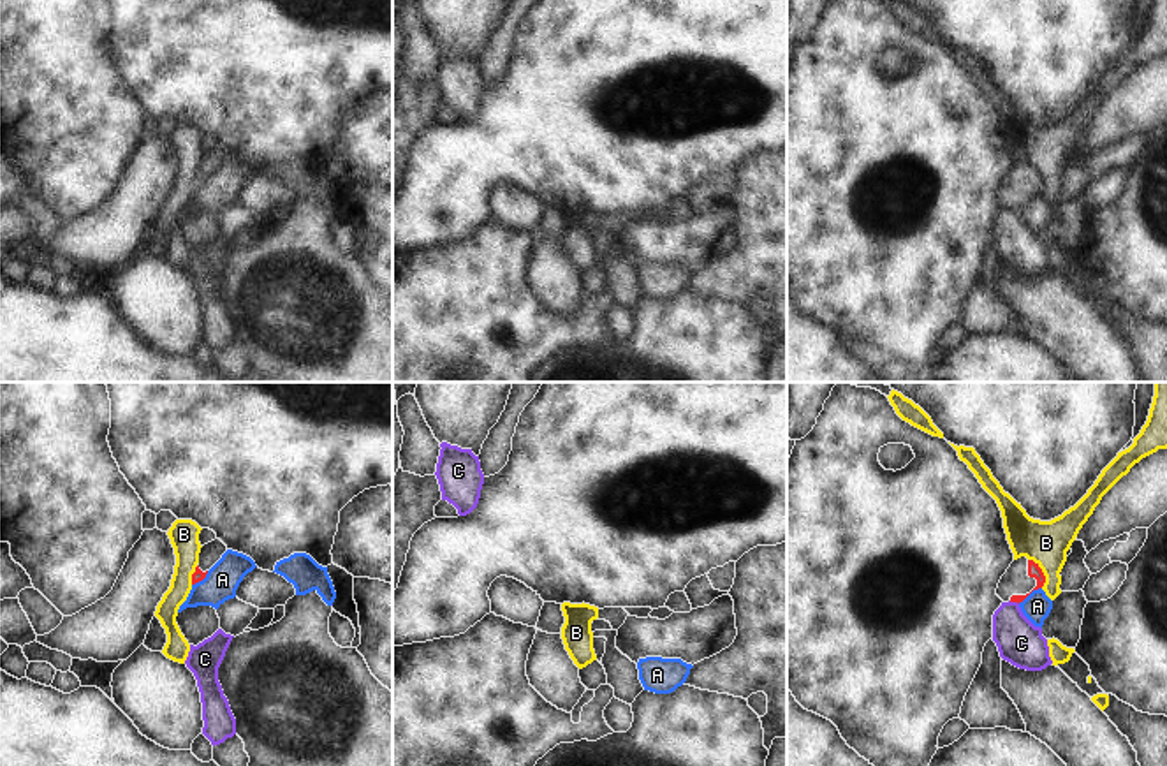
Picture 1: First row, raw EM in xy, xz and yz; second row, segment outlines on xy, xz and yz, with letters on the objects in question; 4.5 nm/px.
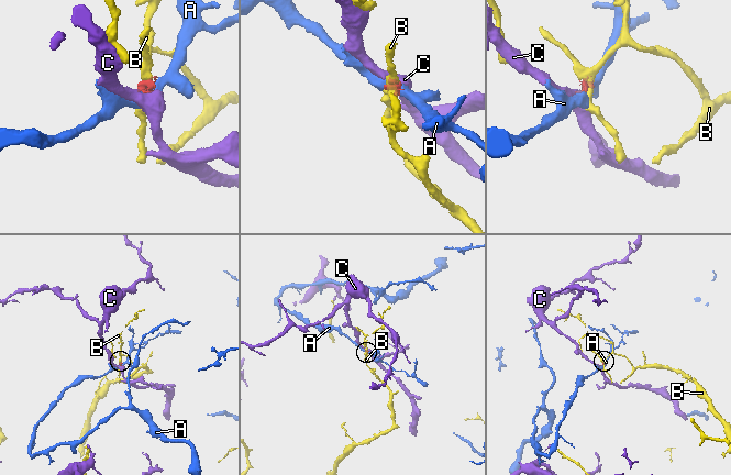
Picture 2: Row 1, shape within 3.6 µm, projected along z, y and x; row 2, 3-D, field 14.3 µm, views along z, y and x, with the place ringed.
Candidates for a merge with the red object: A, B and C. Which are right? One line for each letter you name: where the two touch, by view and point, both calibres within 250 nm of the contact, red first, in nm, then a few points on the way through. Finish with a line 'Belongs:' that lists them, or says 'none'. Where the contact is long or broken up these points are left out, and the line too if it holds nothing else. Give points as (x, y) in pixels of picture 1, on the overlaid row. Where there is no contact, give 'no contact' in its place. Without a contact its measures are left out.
Belongs: none

